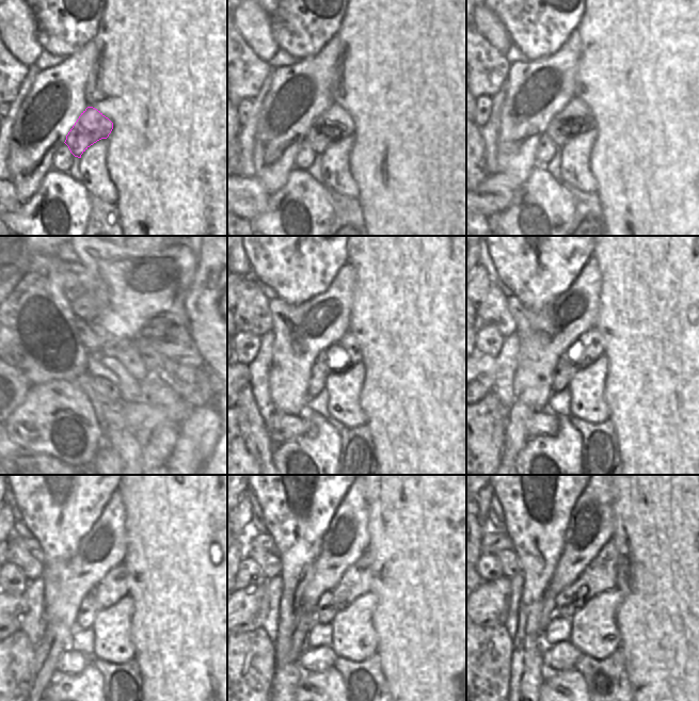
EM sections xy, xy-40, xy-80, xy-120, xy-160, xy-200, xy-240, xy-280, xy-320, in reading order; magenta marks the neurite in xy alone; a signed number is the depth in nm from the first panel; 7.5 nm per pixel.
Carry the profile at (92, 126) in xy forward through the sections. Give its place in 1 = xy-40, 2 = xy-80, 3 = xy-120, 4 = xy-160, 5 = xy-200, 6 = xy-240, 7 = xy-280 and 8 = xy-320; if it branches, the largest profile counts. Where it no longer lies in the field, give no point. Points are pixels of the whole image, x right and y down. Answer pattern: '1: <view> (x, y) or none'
1: xy-40 (335, 123)
2: xy-80 (575, 118)
3: xy-120 (101, 354)
4: xy-160 (338, 356)
5: xy-200 (589, 347)
6: xy-240 (113, 586)
7: xy-280 (356, 580)
8: xy-320 (601, 575)

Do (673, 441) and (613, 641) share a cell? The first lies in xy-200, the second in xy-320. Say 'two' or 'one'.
two

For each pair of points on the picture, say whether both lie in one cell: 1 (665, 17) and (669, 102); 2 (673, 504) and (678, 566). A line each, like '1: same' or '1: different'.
1: same
2: same

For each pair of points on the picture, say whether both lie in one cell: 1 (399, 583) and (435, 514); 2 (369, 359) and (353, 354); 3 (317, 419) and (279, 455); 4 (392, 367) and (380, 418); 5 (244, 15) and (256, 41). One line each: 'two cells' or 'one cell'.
1: one cell
2: two cells
3: one cell
4: one cell
5: one cell

